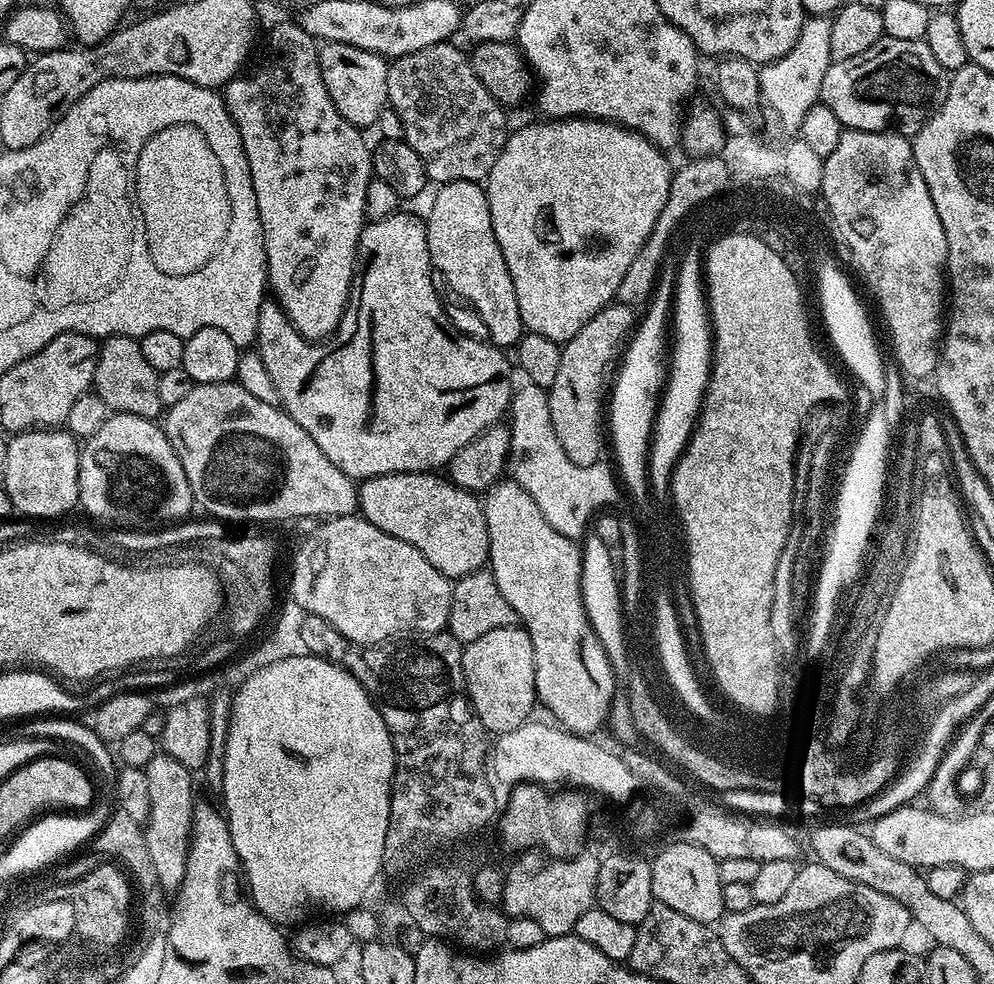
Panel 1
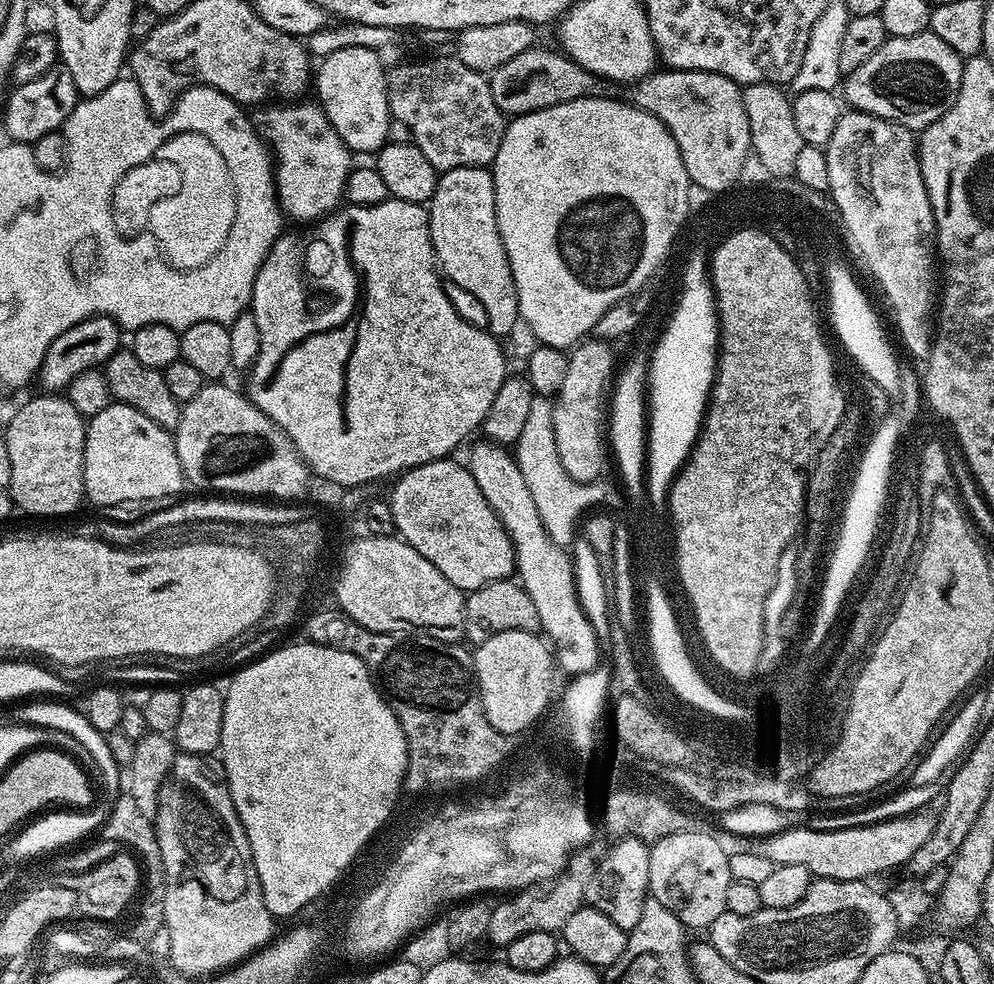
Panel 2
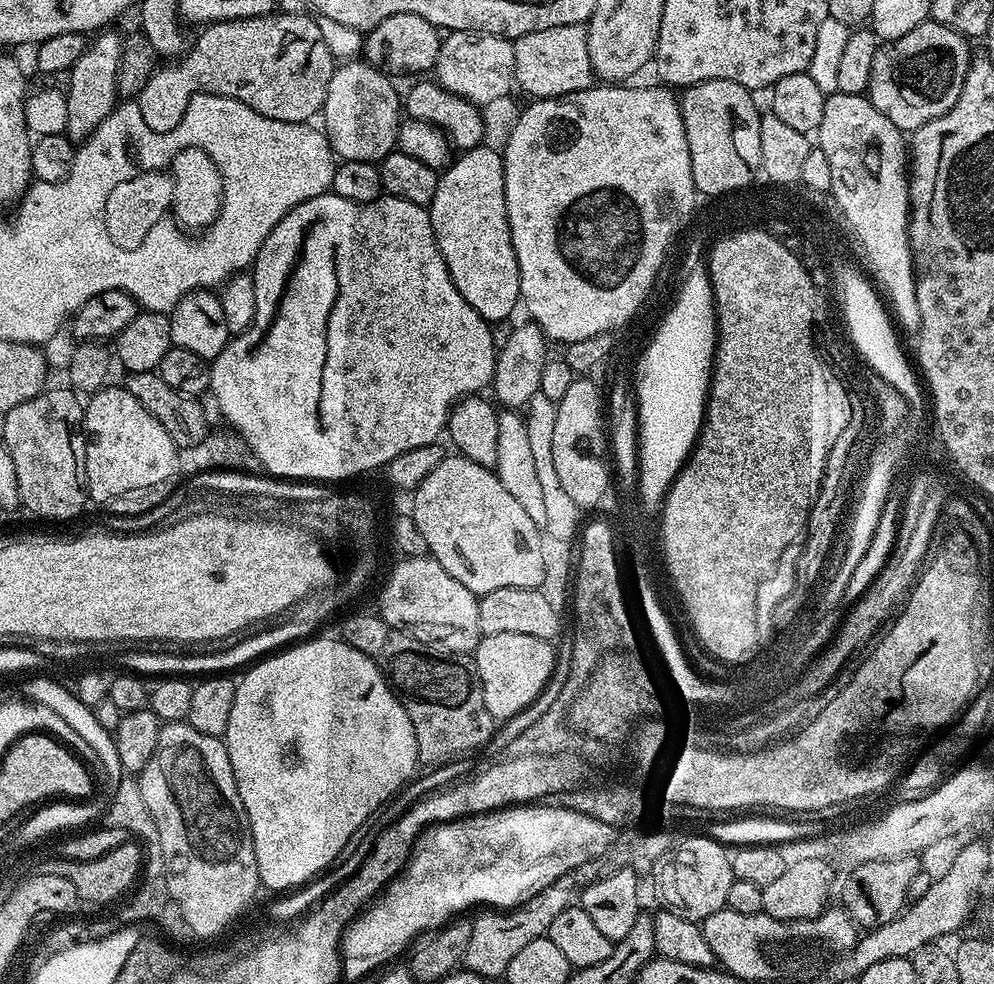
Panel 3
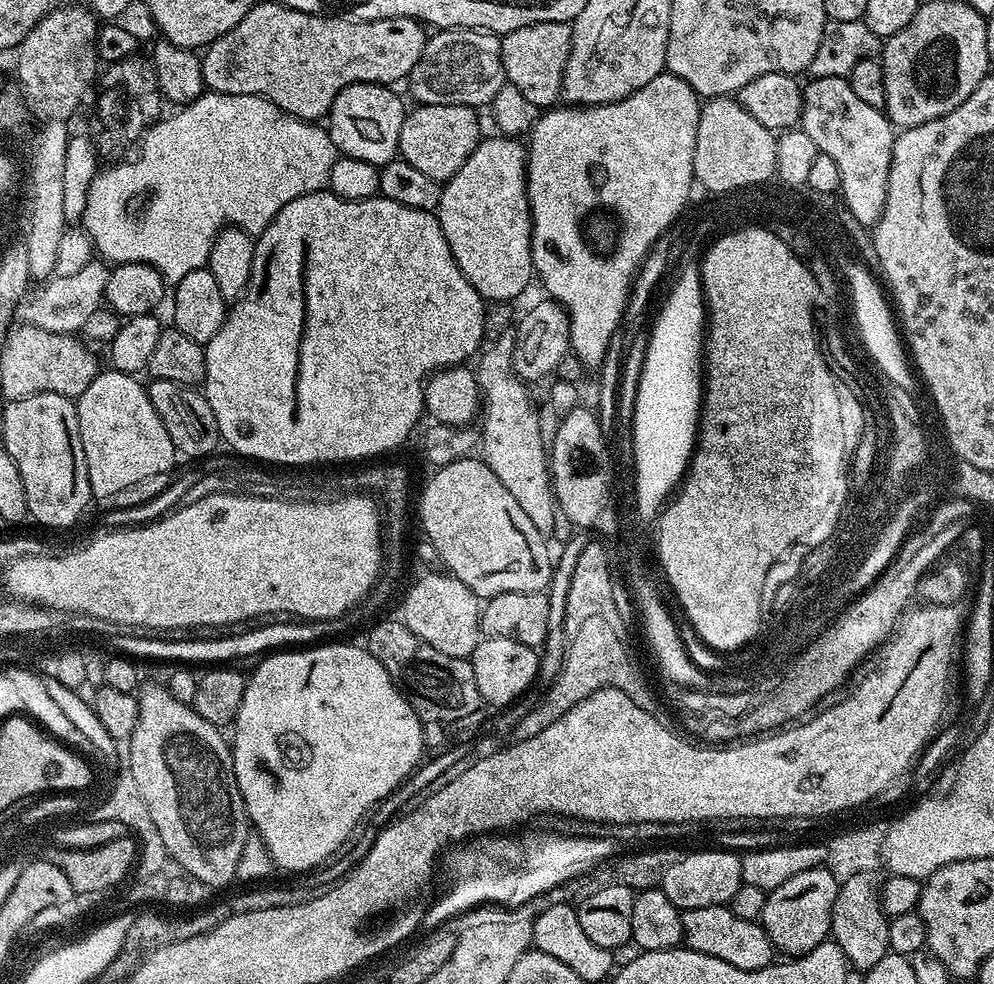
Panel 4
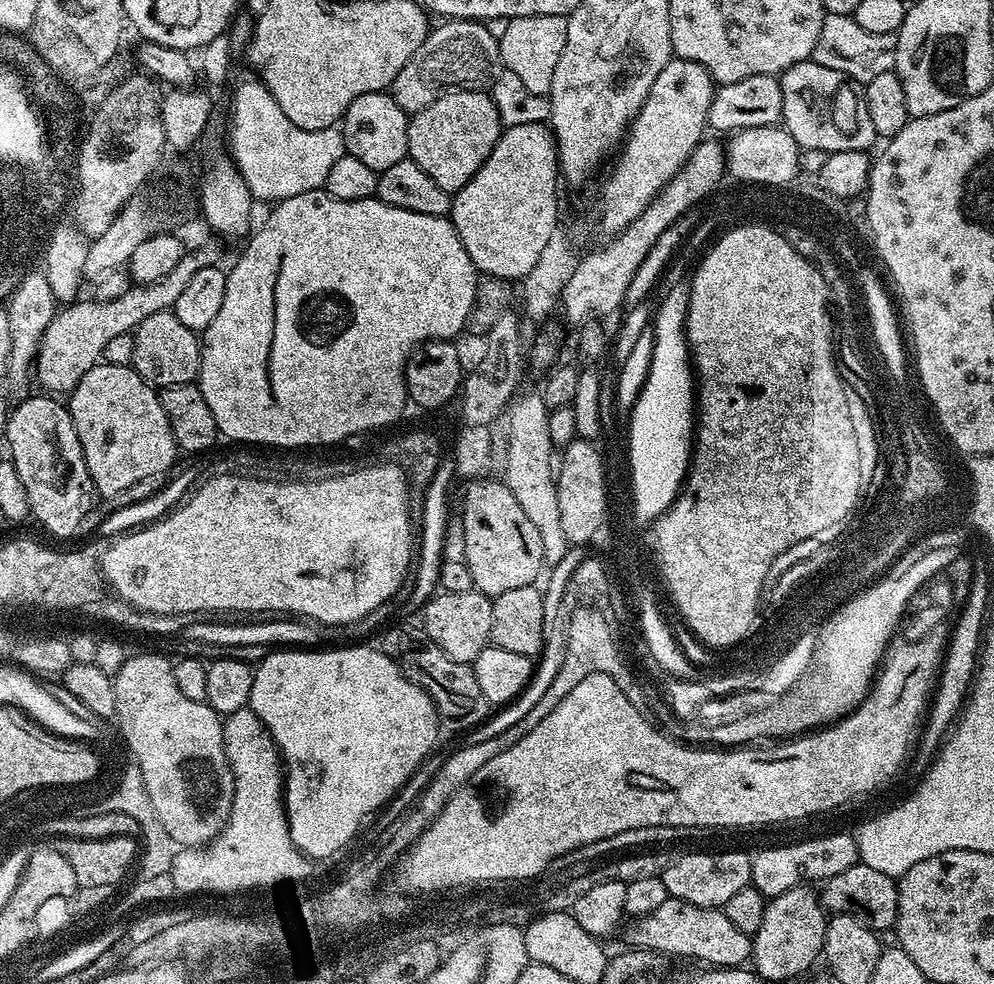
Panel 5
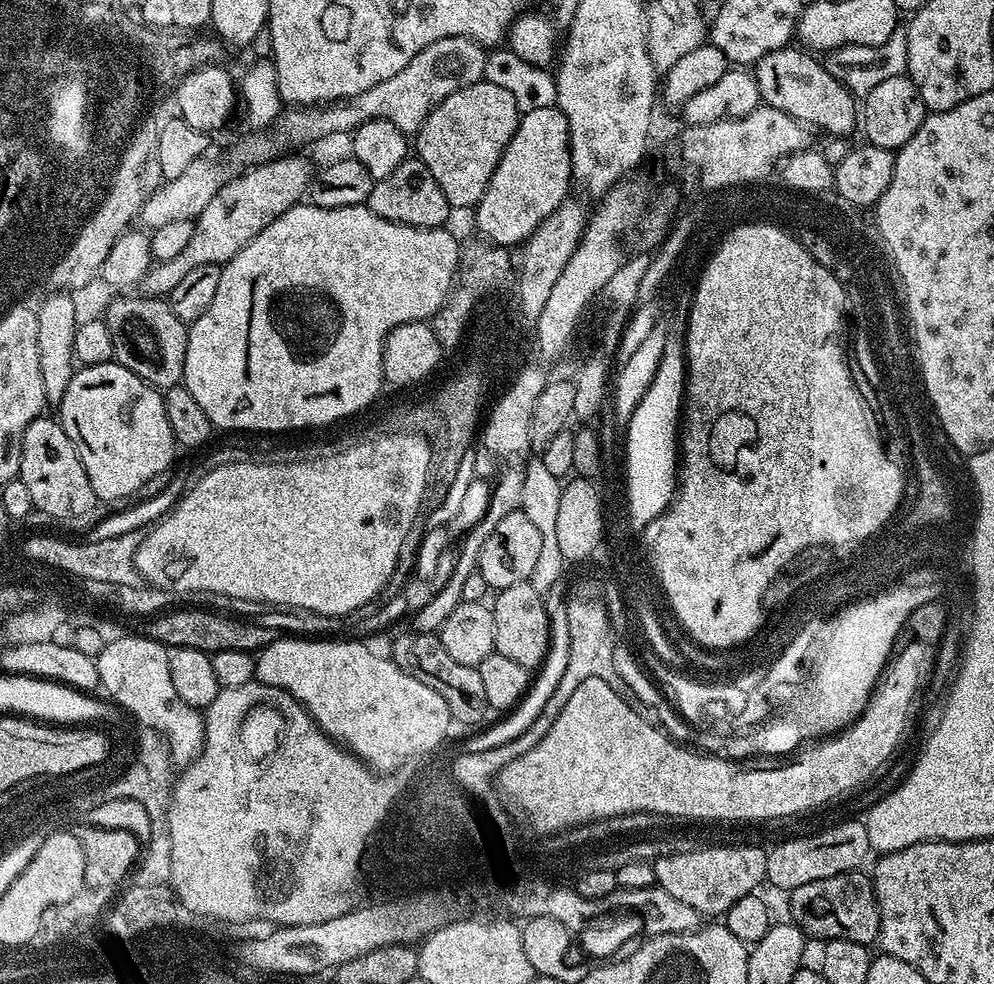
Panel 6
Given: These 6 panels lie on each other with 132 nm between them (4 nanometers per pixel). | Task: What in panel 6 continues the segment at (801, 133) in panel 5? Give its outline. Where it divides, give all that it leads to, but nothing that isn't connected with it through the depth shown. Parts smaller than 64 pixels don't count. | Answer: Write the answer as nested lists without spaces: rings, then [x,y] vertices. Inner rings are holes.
[[[800,46],[779,48],[762,57],[754,65],[754,75],[760,91],[760,99],[774,110],[782,110],[799,120],[805,126],[813,126],[820,132],[826,132],[829,137],[847,137],[848,131],[858,124],[858,100],[838,78],[831,76],[824,69],[823,63],[811,51]]]

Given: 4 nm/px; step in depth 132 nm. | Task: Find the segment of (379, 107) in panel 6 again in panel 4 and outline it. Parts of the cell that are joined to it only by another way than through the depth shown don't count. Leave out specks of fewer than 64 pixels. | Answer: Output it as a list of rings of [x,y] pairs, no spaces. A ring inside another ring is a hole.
[[[445,28],[436,30],[425,39],[424,49],[414,66],[414,70],[406,77],[408,88],[416,99],[417,105],[422,104],[453,104],[467,108],[483,109],[482,106],[491,105],[496,94],[502,90],[506,83],[502,50],[500,49],[501,37],[499,35],[482,32],[479,28]]]

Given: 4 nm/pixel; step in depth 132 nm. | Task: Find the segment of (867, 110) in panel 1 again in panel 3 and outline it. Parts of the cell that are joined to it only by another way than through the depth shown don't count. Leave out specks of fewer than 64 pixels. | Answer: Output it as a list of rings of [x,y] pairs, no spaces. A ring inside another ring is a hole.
[[[931,18],[922,26],[914,26],[910,34],[881,43],[874,54],[874,67],[870,69],[868,99],[901,130],[915,130],[946,114],[958,102],[958,94],[962,94],[962,82],[970,63],[968,44],[962,34]]]

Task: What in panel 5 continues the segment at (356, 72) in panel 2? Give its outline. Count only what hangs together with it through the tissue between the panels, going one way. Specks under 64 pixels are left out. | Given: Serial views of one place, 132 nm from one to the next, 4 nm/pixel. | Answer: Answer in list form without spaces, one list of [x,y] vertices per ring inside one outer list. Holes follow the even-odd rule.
[[[387,91],[371,92],[362,94],[362,98],[354,98],[342,117],[347,155],[358,158],[358,162],[366,162],[366,166],[370,166],[370,170],[377,174],[394,166],[394,162],[402,162],[408,156],[409,119],[409,113],[404,112]]]

